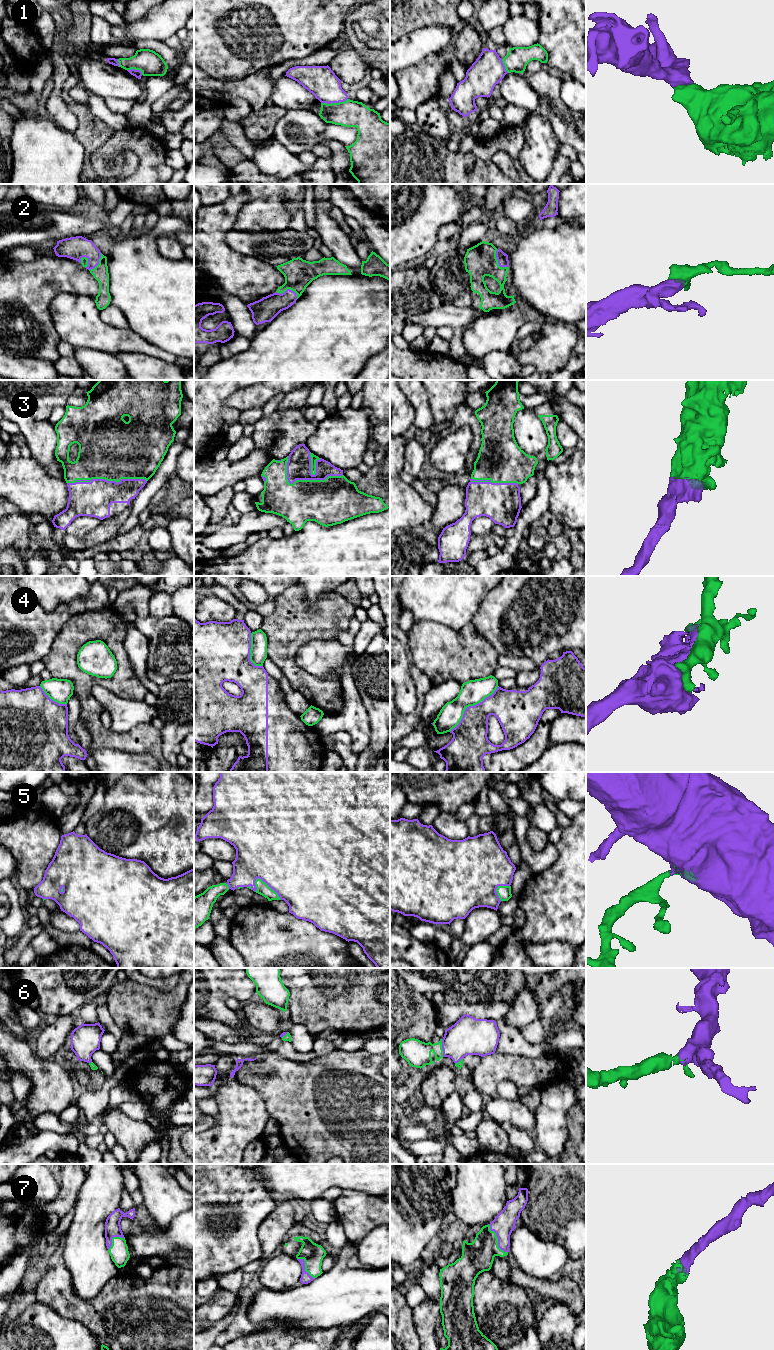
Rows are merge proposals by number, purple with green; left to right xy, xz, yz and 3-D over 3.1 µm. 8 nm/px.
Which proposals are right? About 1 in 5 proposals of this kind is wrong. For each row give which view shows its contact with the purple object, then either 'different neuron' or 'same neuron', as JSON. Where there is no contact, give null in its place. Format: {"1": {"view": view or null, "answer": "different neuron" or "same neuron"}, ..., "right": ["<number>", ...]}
{"1": {"view": "xz", "answer": "same neuron"}, "2": {"view": "yz", "answer": "same neuron"}, "3": {"view": "xy", "answer": "same neuron"}, "4": {"view": "yz", "answer": "different neuron"}, "5": {"view": "xz", "answer": "same neuron"}, "6": {"view": "yz", "answer": "same neuron"}, "7": {"view": "yz", "answer": "same neuron"}, "right": ["1", "2", "3", "5", "6", "7"]}

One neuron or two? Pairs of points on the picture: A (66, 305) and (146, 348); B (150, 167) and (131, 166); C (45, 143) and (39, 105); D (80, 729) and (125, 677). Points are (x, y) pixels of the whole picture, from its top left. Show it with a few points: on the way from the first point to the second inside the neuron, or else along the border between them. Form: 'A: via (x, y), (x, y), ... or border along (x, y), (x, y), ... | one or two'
A: via (86, 325), (99, 336), (111, 340), (126, 341) | one
B: border along (137, 154), (138, 167), (133, 173) | two
C: border along (38, 114), (47, 117) | two
D: border along (79, 718), (91, 736), (90, 747) | two

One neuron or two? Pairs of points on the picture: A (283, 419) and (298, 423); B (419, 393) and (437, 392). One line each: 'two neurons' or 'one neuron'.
A: one neuron
B: two neurons

